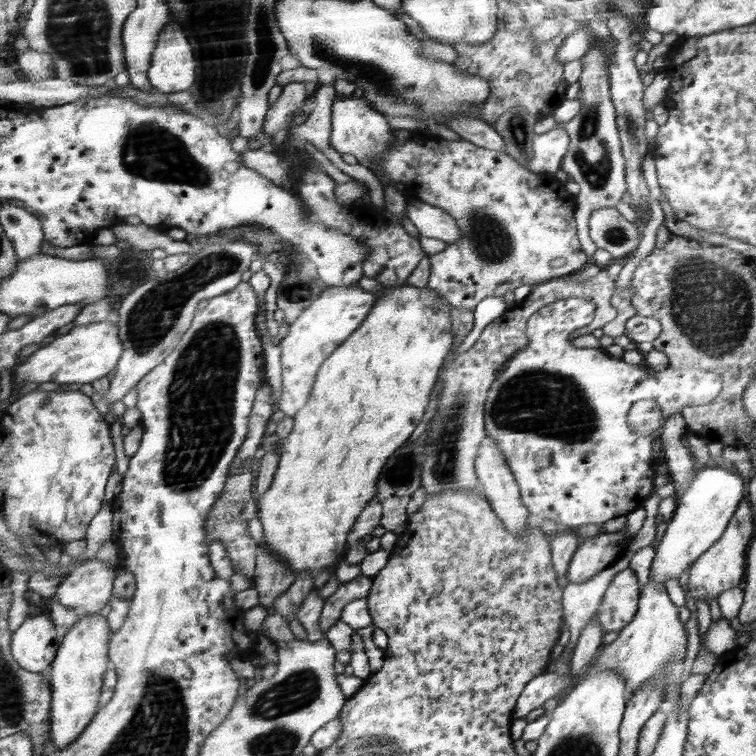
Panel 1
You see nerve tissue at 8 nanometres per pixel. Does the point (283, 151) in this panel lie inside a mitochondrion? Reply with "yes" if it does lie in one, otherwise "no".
no

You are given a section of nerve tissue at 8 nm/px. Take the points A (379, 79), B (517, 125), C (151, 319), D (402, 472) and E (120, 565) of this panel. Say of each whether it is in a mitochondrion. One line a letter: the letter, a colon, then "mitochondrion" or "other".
A: mitochondrion
B: mitochondrion
C: mitochondrion
D: mitochondrion
E: other

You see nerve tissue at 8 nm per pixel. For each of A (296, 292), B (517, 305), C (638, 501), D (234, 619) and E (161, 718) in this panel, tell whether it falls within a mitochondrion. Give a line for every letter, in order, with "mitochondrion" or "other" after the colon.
A: mitochondrion
B: other
C: other
D: other
E: mitochondrion

